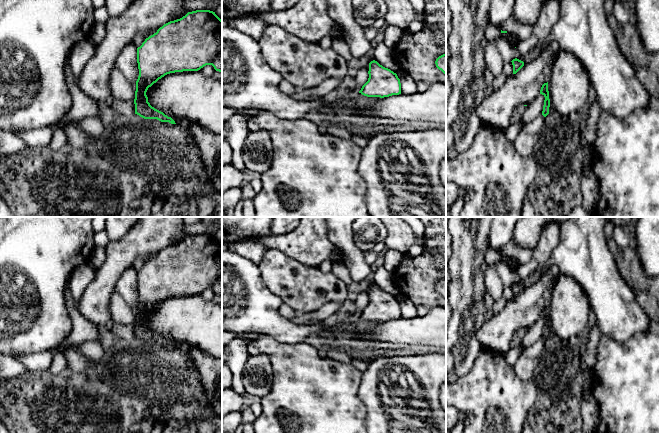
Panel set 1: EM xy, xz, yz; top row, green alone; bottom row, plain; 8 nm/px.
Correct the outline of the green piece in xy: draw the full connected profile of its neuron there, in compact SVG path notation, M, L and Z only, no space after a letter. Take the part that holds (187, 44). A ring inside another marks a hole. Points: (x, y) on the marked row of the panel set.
M196 10L164 24L137 48L137 63L139 76L134 99L135 114L144 119L176 124L171 117L150 105L146 92L159 79L170 73L198 71L206 65L212 65L216 71L222 73L222 20L213 11Z

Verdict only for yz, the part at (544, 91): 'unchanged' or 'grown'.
unchanged

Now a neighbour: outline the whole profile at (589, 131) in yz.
M595 100L589 108L588 118L583 124L582 138L583 141L588 145L591 155L595 143L600 113L601 113L600 107L598 105L597 100Z

